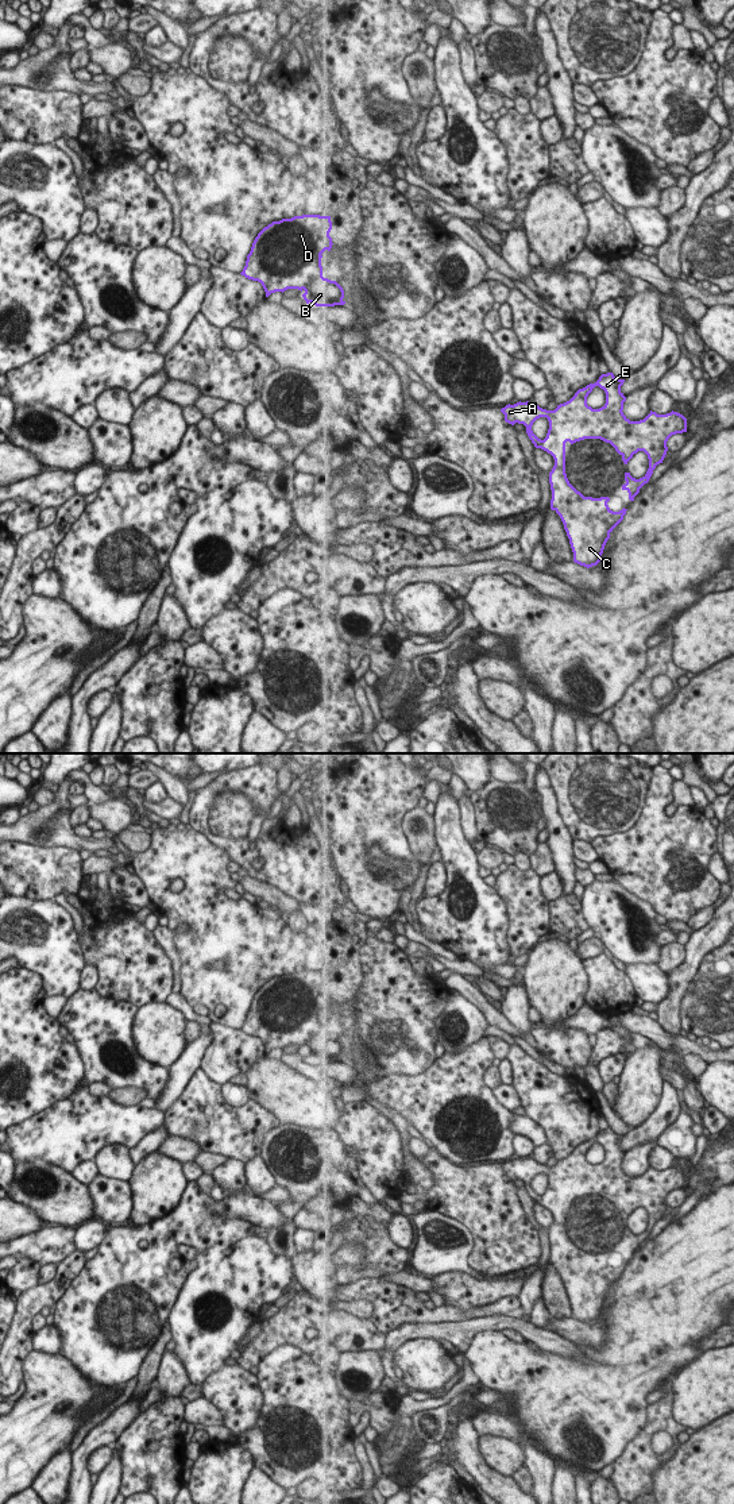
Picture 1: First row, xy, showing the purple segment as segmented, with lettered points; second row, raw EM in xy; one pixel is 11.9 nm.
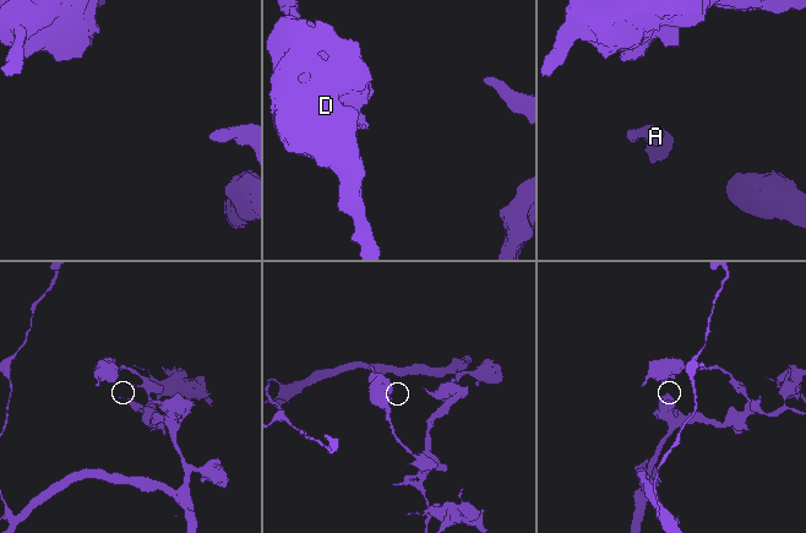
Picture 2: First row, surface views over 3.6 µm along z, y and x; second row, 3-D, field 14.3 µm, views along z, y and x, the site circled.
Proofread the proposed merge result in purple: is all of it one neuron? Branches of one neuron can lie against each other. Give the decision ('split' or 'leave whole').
split

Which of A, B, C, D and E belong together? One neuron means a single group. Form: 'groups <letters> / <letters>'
groups A C D E / B

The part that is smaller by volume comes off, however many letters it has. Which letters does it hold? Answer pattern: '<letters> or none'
B

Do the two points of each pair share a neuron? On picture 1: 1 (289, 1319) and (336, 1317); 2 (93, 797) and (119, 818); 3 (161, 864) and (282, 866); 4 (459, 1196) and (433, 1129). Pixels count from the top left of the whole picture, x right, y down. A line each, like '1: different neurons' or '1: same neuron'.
1: different neurons
2: different neurons
3: different neurons
4: different neurons

